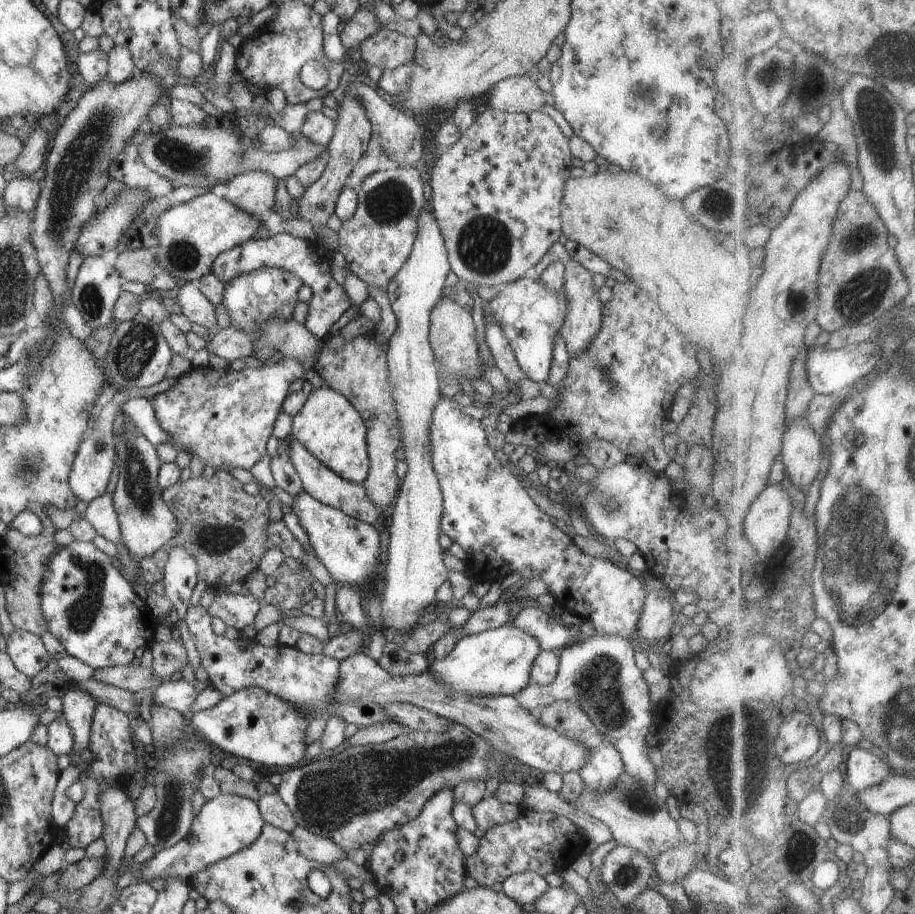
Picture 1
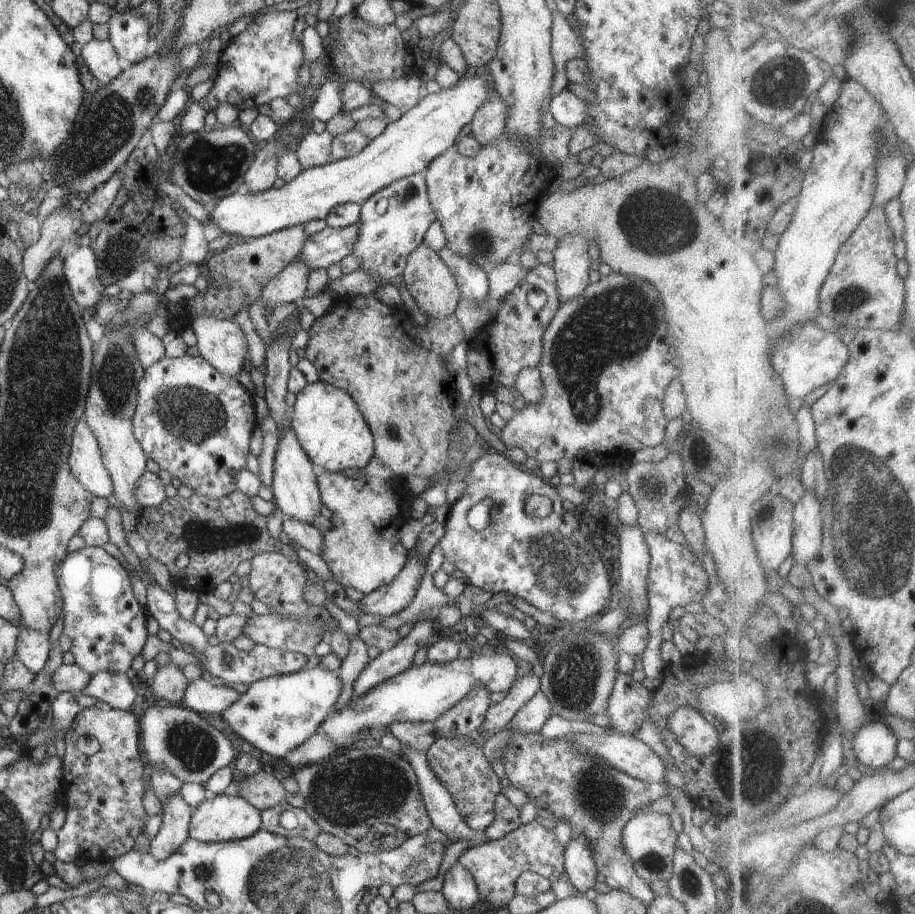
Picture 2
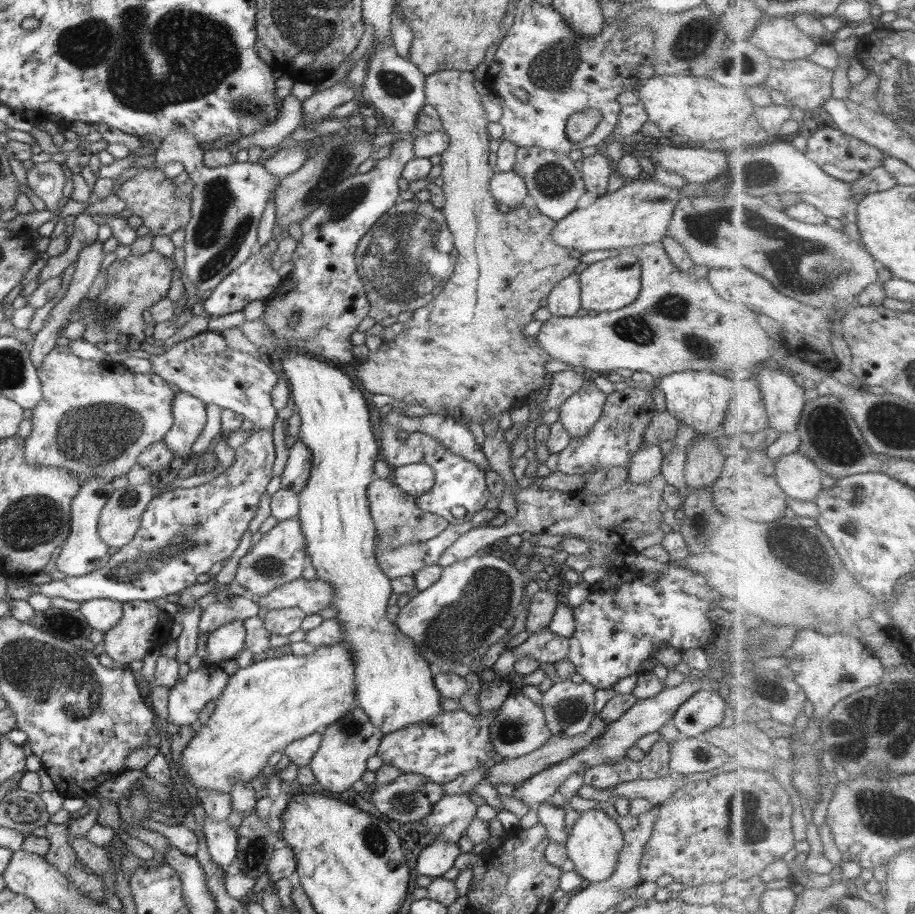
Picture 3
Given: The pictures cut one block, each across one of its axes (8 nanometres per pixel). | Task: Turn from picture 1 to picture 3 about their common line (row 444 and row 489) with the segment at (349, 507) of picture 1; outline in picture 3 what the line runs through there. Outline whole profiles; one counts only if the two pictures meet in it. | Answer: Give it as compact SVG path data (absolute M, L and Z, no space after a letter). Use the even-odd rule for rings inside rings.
M296 441L294 446L288 450L288 460L280 476L281 487L300 492L310 478L311 462L310 449L301 441Z

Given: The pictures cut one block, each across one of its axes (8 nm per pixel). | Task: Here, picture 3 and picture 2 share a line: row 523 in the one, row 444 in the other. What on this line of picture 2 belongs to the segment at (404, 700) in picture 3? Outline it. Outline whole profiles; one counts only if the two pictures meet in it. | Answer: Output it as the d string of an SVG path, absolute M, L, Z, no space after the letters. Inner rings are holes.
M320 380L306 384L296 394L291 415L291 428L316 469L324 469L333 473L343 473L344 470L352 470L352 468L364 470L369 467L372 458L375 457L374 436L352 397L339 387Z

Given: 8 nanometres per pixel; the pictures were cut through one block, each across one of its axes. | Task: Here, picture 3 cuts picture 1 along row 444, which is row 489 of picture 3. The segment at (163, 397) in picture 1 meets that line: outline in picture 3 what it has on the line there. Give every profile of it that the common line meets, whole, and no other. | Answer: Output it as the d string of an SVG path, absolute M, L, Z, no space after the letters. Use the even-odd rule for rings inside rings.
M259 430L234 452L234 464L230 468L224 468L225 471L210 483L192 488L172 488L171 491L152 499L140 517L140 526L134 538L126 546L119 548L102 568L84 576L52 578L48 583L35 584L33 592L49 597L60 596L80 603L94 599L114 599L124 603L137 600L155 601L165 598L168 594L178 594L187 586L192 586L200 574L209 574L210 568L216 562L234 554L242 534L255 518L261 496L265 494L266 486L273 477L272 466L276 458L273 432Z

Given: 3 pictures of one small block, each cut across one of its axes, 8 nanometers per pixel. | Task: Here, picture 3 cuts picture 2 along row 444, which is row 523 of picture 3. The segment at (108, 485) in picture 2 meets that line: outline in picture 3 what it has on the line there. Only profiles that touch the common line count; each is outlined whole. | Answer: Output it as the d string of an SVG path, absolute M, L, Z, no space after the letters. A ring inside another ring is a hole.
M103 478L82 479L79 494L71 503L70 534L64 541L62 551L56 560L56 566L61 576L84 576L102 568L110 560L111 555L108 553L110 547L100 538L98 525L100 513L114 491L112 483L106 482Z

